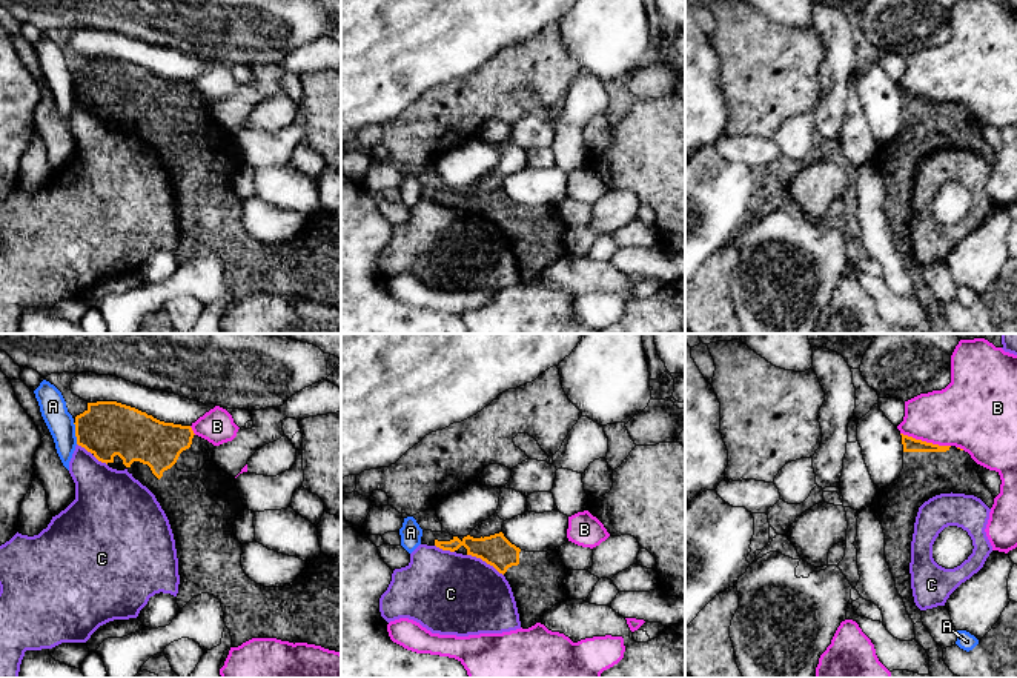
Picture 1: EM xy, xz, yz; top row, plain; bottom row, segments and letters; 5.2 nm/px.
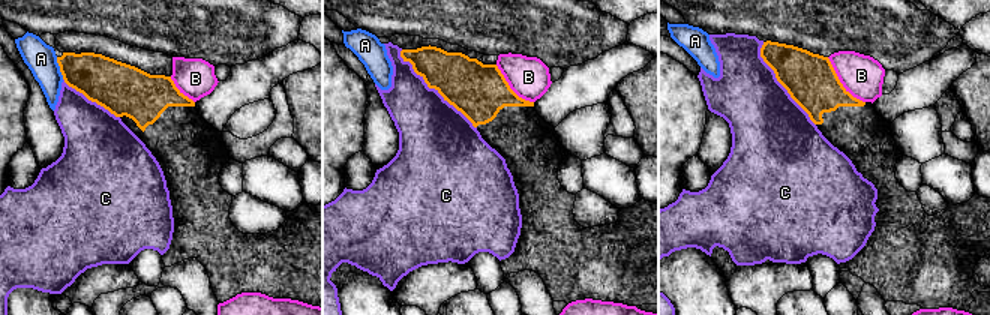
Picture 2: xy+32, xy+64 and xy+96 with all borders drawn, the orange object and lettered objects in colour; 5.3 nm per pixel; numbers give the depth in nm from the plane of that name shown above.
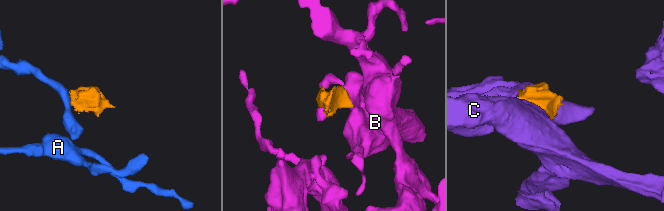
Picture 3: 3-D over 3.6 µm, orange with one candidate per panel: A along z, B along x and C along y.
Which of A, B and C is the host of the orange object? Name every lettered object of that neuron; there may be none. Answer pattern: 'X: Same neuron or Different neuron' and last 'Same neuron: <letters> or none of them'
A: Different neuron
B: Different neuron
C: Different neuron
Same neuron: none of them

